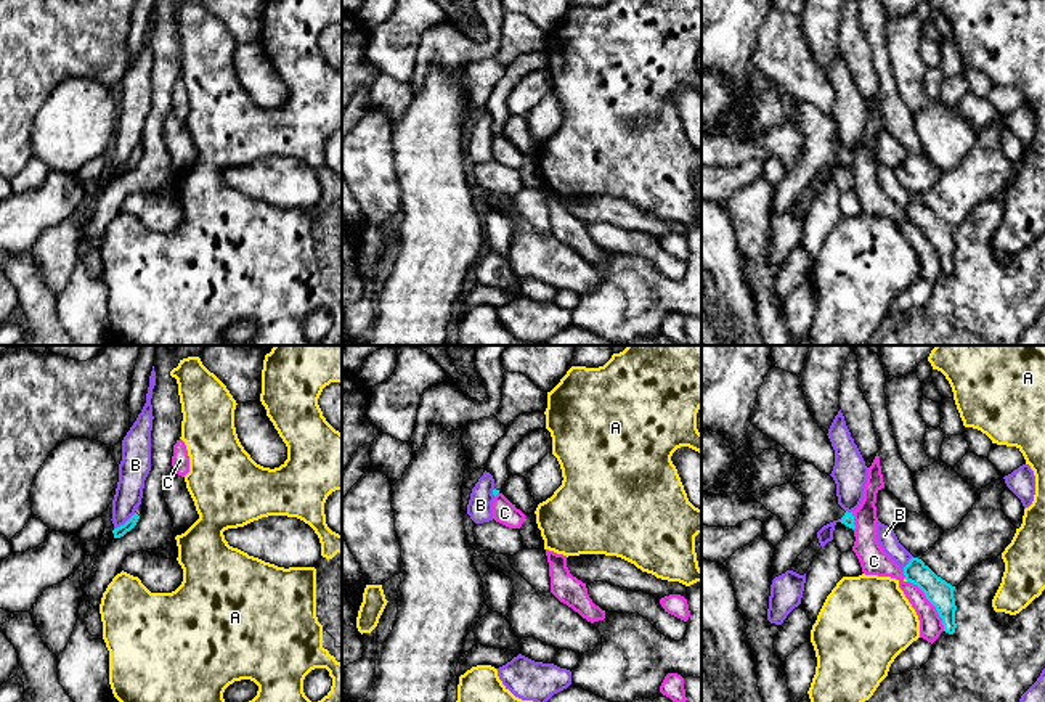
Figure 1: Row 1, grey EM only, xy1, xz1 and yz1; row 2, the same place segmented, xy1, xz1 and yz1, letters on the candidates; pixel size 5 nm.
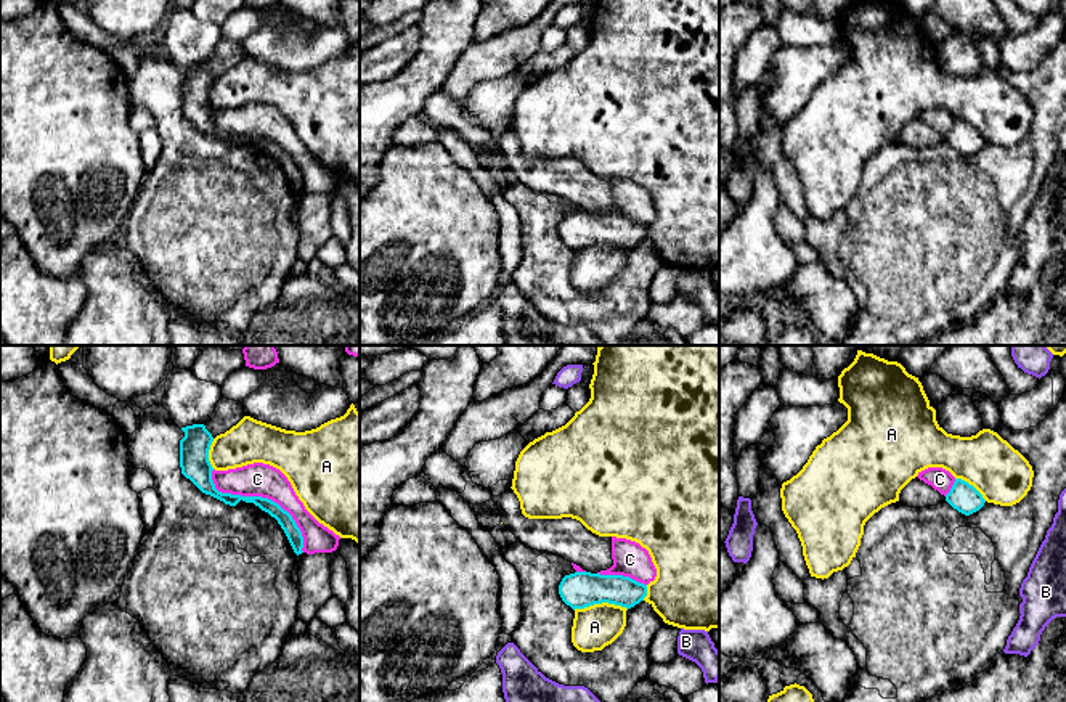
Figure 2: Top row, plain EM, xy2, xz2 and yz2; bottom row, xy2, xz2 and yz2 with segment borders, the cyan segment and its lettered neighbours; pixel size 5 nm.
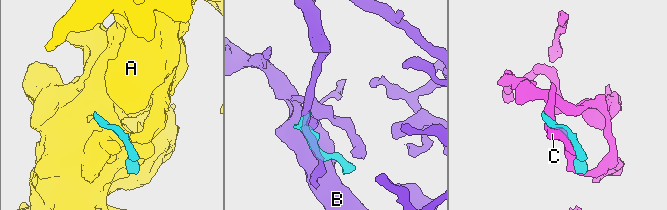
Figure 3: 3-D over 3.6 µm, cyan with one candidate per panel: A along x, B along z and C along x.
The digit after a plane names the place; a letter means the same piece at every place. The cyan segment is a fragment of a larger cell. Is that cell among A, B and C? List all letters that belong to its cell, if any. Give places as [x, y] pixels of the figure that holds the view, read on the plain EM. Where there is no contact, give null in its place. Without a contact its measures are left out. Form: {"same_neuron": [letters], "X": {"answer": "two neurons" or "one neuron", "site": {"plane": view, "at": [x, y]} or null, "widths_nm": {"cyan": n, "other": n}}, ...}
{"same_neuron": [], "A": {"answer": "two neurons", "site": {"plane": "xz2", "at": [599, 243]}, "widths_nm": {"cyan": 180, "other": 220}}, "B": {"answer": "two neurons", "site": {"plane": "xy1", "at": [126, 163]}, "widths_nm": {"cyan": 50, "other": 140}}, "C": {"answer": "two neurons", "site": {"plane": "xy2", "at": [264, 138]}, "widths_nm": {"cyan": 80, "other": 170}}}

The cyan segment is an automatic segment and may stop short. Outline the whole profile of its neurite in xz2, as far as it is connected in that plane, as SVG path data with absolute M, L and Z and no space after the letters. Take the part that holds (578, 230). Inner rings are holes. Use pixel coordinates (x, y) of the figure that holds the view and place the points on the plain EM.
M575 212L562 218L559 235L573 251L602 243L631 249L644 241L647 225L623 215Z

